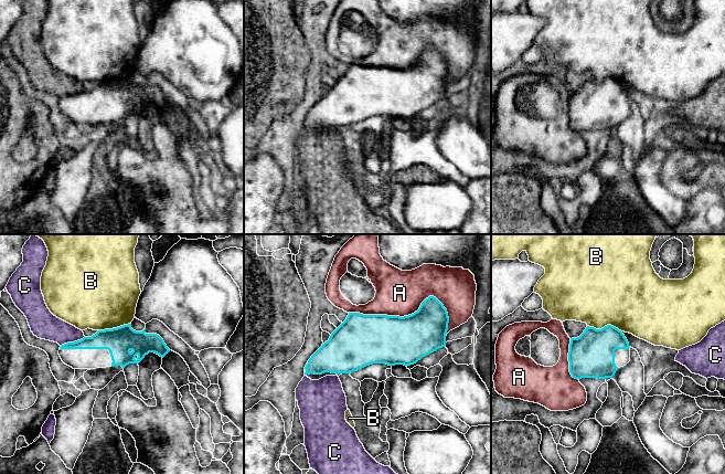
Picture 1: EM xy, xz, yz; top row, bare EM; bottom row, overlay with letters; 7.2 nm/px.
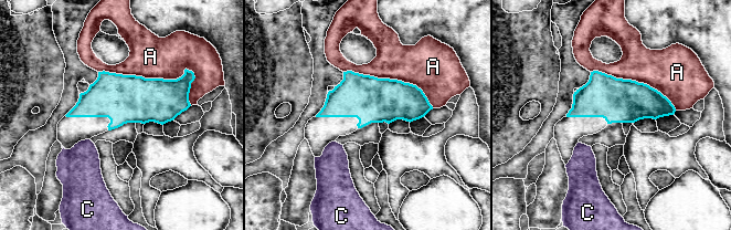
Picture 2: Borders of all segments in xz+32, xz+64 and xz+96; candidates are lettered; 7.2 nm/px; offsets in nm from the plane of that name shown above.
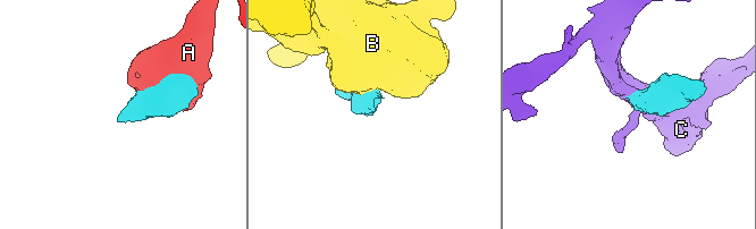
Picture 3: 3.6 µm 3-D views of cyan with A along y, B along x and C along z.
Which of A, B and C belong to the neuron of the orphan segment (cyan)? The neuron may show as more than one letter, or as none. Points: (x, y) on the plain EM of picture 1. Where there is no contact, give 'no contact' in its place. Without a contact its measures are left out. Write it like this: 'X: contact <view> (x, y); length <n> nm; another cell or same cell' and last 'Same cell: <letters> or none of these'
A: contact xz (405, 69); length 750 nm; another cell
B: contact yz (605, 78); length 260 nm; another cell
C: contact xy (72, 95); length 190 nm; another cell
Same cell: none of these

